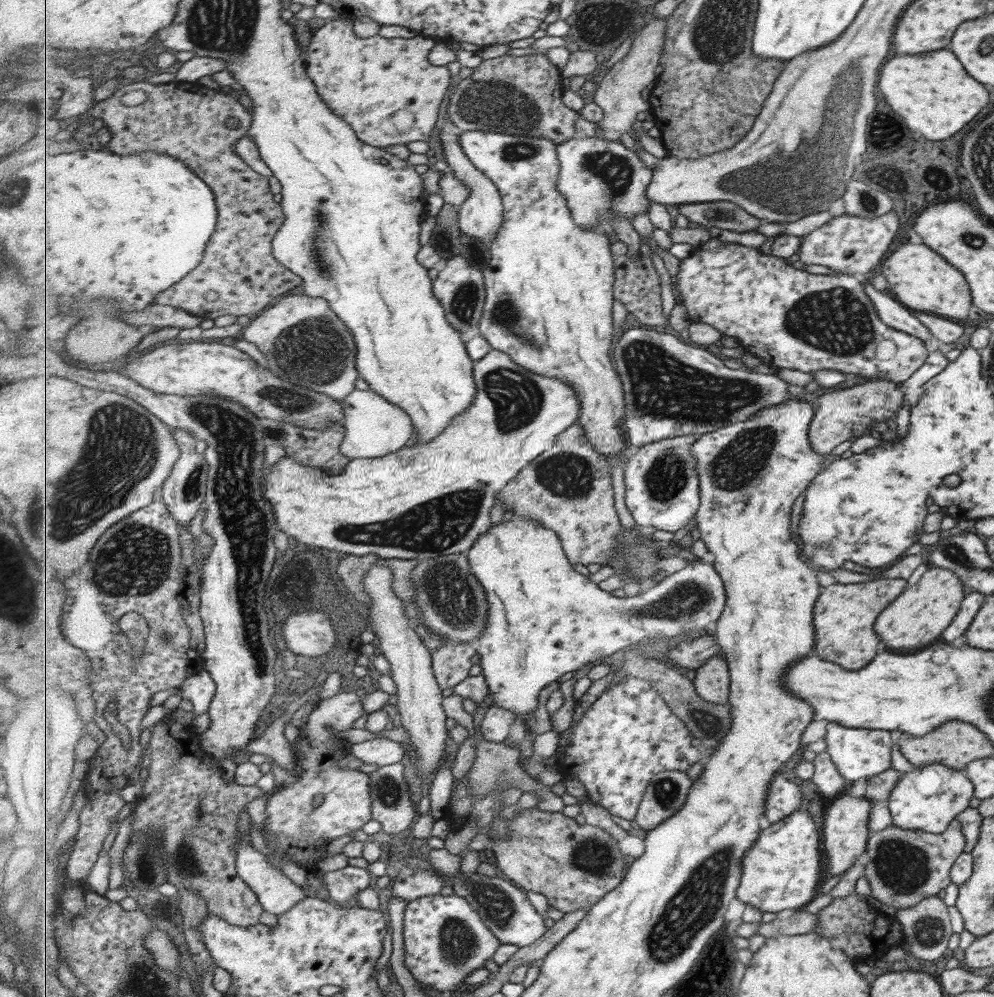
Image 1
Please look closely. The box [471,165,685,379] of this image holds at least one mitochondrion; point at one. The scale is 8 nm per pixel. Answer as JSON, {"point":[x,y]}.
{"point":[505,314]}

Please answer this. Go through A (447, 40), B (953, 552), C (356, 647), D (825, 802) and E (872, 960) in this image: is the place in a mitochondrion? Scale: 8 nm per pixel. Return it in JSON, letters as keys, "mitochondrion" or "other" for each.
{"A":"other","B":"mitochondrion","C":"other","D":"other","E":"other"}

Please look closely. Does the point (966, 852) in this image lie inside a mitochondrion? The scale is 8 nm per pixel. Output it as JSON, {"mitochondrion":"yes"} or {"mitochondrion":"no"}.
{"mitochondrion":"no"}

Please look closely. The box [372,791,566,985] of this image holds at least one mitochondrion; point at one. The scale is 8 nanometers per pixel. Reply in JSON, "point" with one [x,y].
{"point":[458,943]}

